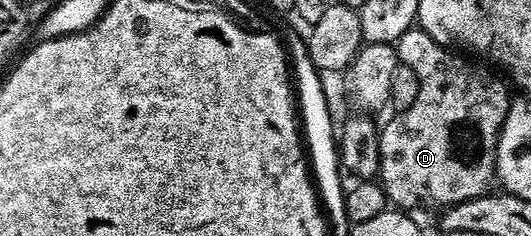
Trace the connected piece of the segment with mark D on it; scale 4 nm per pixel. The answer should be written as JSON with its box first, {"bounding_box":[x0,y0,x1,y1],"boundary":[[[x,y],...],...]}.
{"bounding_box":[377,26,512,210],"boundary":[[[419,26],[407,30],[407,32],[397,40],[396,47],[399,61],[401,61],[403,65],[411,67],[412,70],[416,72],[416,77],[419,79],[419,93],[414,103],[412,103],[412,106],[392,115],[394,117],[392,117],[386,125],[383,123],[378,133],[380,162],[378,163],[377,179],[380,181],[383,190],[386,191],[387,201],[389,201],[395,209],[414,210],[410,208],[418,208],[421,204],[442,204],[441,206],[449,206],[456,202],[464,202],[468,198],[485,196],[487,192],[491,191],[492,185],[496,180],[494,163],[498,158],[498,136],[502,132],[504,118],[510,109],[510,101],[512,99],[511,89],[509,87],[506,89],[488,69],[481,68],[480,65],[473,64],[470,60],[465,60],[465,55],[459,54],[457,51],[451,50],[440,42],[434,41],[433,38]]]}

